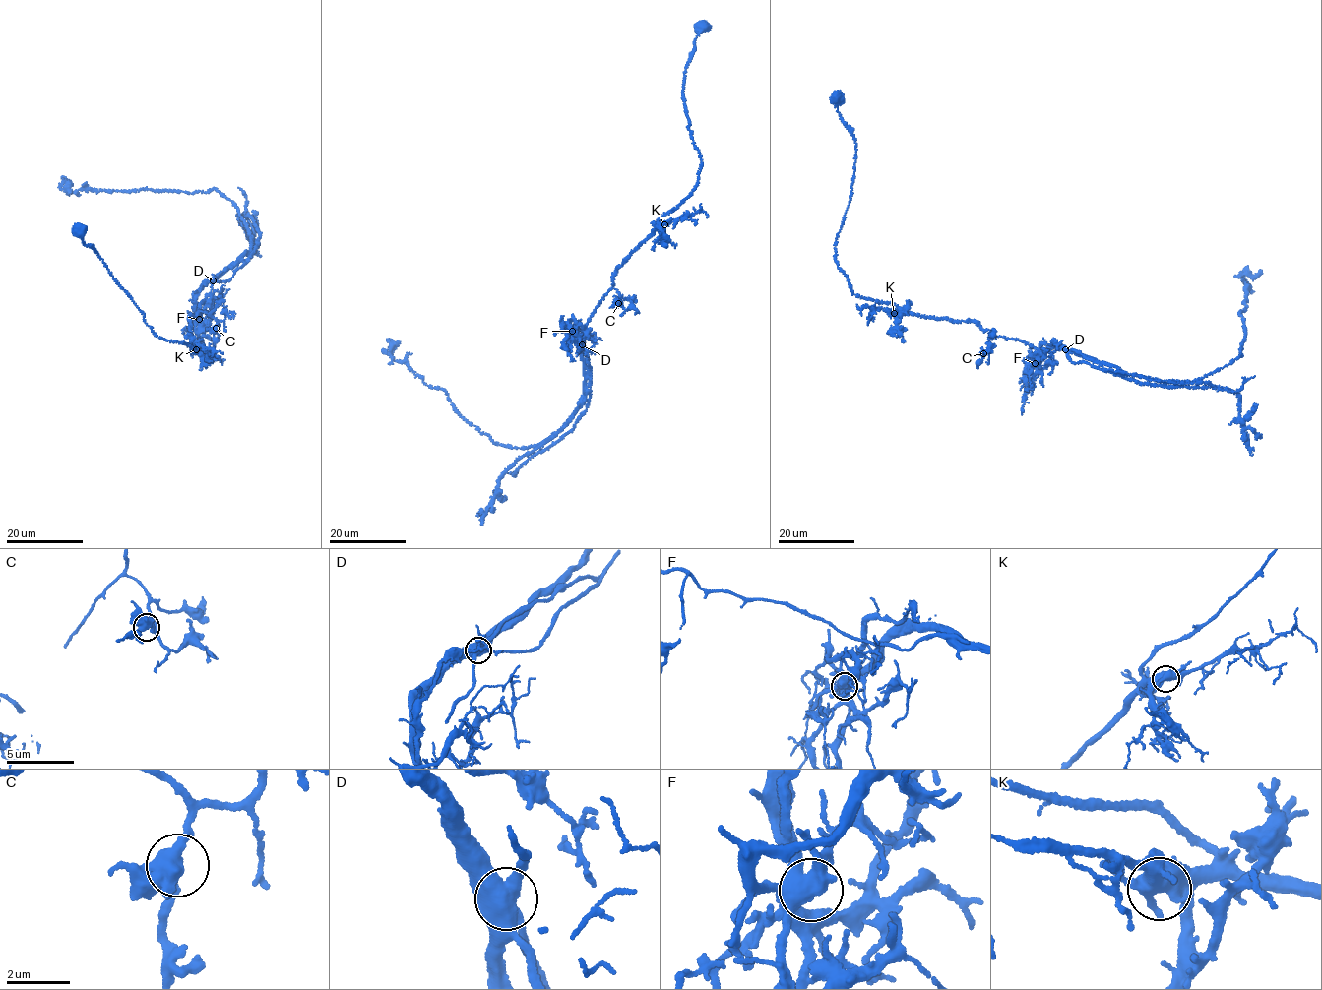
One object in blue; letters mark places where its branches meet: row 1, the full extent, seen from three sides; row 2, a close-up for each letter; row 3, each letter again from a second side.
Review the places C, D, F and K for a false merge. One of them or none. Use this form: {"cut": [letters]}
{"cut": ["D"]}

